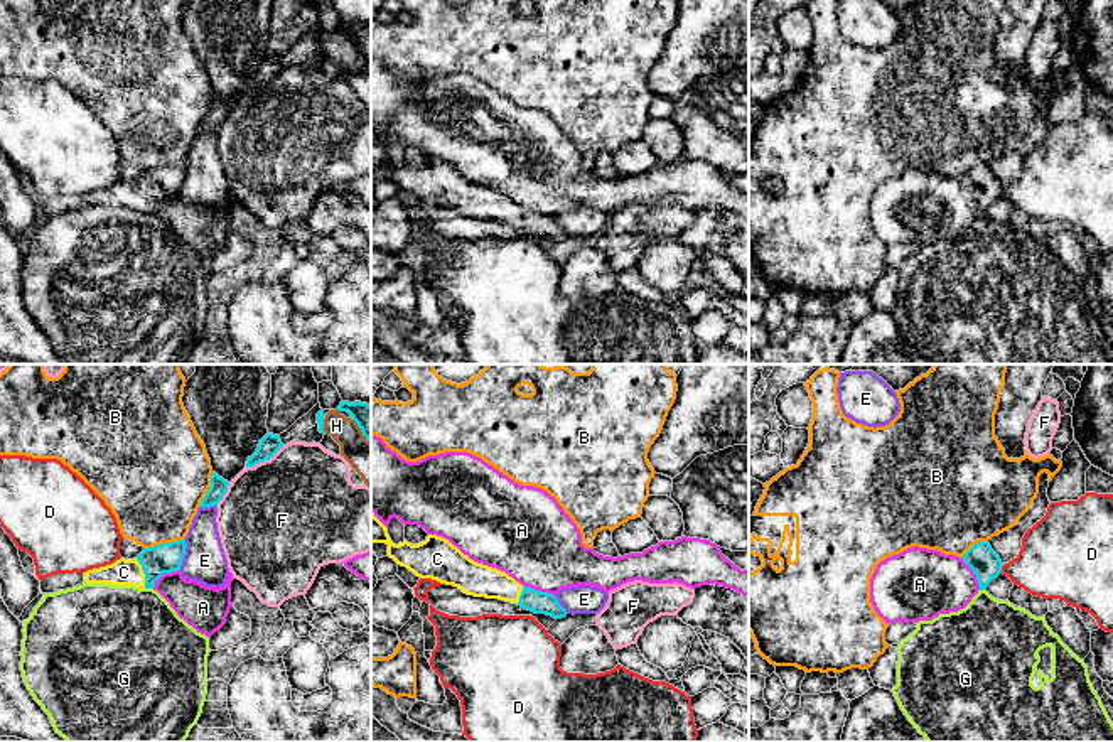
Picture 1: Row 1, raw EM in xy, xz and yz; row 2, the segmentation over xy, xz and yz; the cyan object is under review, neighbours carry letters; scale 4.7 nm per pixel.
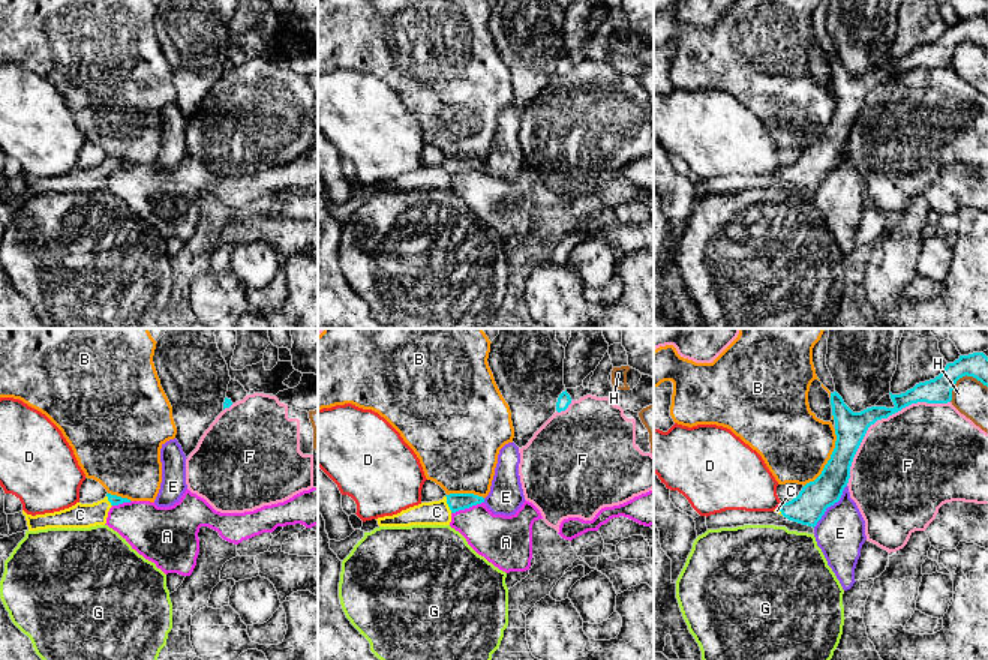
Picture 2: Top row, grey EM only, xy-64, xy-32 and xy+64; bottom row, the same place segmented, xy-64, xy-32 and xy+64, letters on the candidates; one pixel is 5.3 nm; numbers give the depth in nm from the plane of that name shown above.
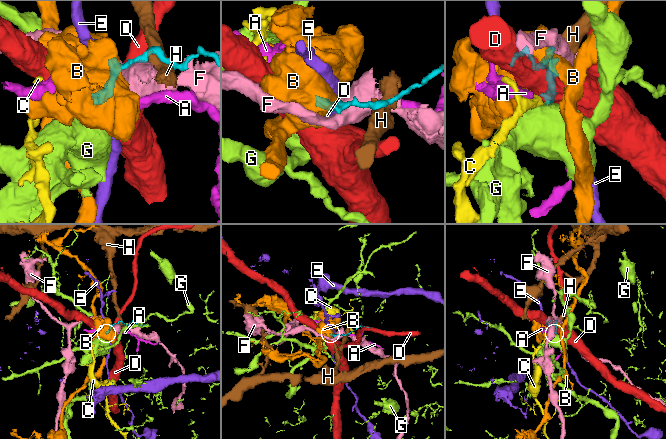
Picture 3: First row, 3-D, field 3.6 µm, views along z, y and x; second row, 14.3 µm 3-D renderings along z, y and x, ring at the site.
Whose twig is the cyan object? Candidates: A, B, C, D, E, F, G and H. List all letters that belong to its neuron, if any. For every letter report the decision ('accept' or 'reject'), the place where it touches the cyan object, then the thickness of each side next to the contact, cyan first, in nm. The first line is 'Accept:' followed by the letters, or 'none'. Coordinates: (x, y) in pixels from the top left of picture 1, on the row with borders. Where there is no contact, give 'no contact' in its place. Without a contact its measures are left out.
Accept: C
A: reject; meets cyan in xz at (538, 591); 110 nm thick on the cyan side, 400 nm on the other
B: reject; meets cyan in xy at (164, 543); 140 nm thick on the cyan side, 440 nm on the other
C: accept; meets cyan in xy at (144, 572); 140 nm thick on the cyan side, 130 nm on the other
D: reject; meets cyan in yz at (1000, 569); 140 nm thick on the cyan side, 340 nm on the other
E: reject; meets cyan in xy at (184, 553); 140 nm thick on the cyan side, 200 nm on the other
F: reject; meets cyan in xy at (265, 459); 100 nm thick on the cyan side, 480 nm on the other
G: reject; meets cyan in xy at (149, 587); 140 nm thick on the cyan side, 480 nm on the other
H: reject; meets cyan in xy at (361, 430); 130 nm thick on the cyan side, 180 nm on the other

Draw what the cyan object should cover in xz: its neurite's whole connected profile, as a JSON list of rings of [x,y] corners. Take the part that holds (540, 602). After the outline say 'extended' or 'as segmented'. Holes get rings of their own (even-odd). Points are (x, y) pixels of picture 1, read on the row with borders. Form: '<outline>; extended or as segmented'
[[[373,511],[371,543],[386,543],[388,556],[420,578],[459,587],[467,595],[513,602],[535,614],[546,614],[555,619],[567,616],[553,594],[524,587],[506,572],[470,560],[442,536],[428,535],[418,545],[411,545],[406,540],[395,545],[386,526]]]; extended

